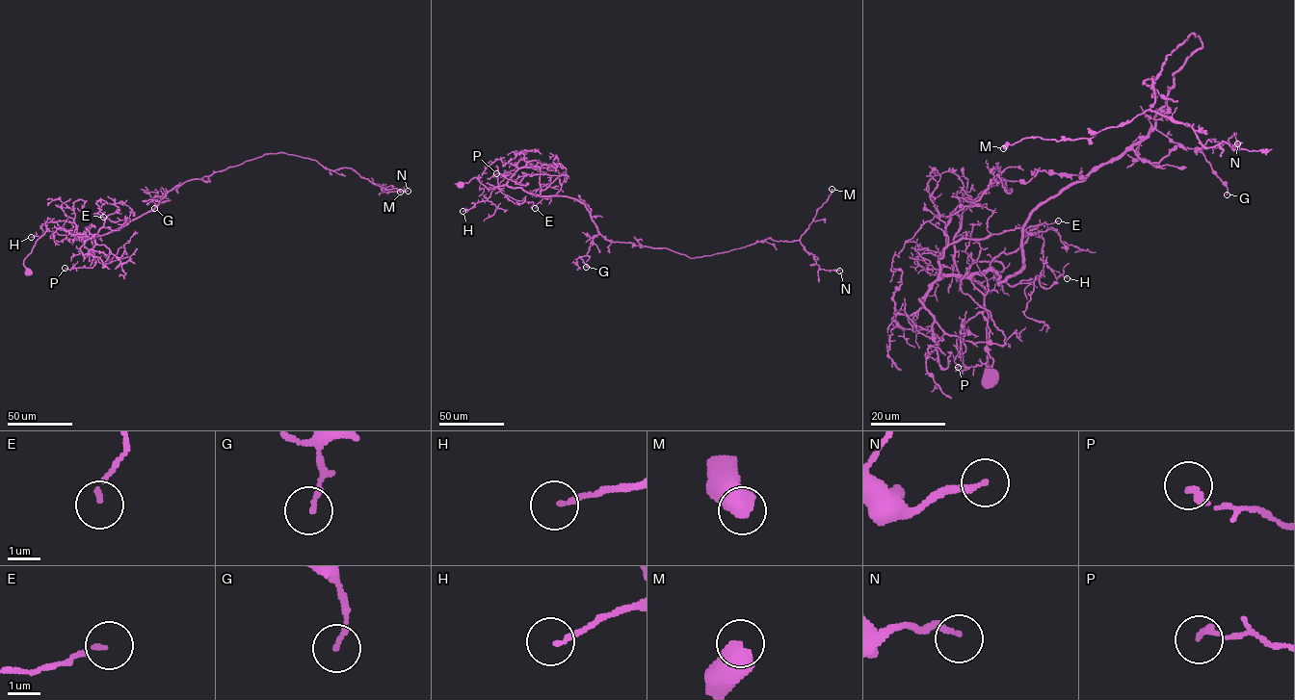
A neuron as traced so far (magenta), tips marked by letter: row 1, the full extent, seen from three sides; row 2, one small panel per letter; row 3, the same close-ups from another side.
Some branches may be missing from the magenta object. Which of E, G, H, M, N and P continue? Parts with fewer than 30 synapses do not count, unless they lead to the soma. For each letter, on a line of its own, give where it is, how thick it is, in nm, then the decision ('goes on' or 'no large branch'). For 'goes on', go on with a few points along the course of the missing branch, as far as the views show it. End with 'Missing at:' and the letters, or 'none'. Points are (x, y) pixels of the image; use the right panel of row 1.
E: (1058, 220) | 120 nm | no large branch
G: (1227, 194) | 140 nm | no large branch
H: (1067, 278) | 150 nm | no large branch
M: (1003, 148) | 650 nm | no large branch
N: (1237, 143) | 160 nm | no large branch
P: (958, 367) | 180 nm | no large branch
Missing at: none

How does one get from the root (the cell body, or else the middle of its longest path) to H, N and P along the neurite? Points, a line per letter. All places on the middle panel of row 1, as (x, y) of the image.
H: (460, 185), (455, 183), (474, 177), (488, 189), (504, 185), (462, 211)
N: (460, 185), (475, 177), (573, 198), (612, 242), (695, 258), (799, 240), (820, 269), (839, 271)
P: (460, 185), (455, 183), (474, 177), (488, 189), (510, 178), (527, 184), (496, 173)

